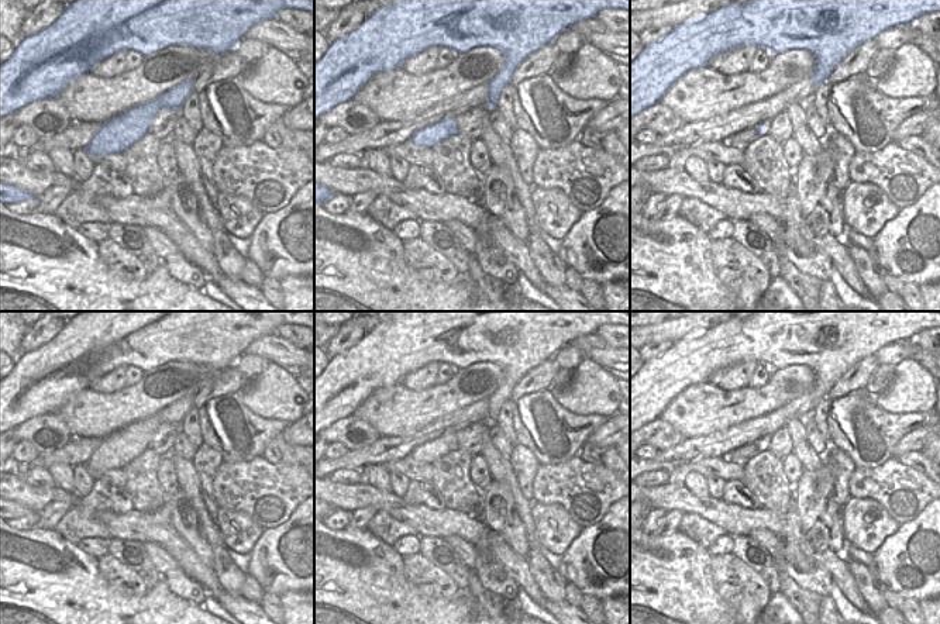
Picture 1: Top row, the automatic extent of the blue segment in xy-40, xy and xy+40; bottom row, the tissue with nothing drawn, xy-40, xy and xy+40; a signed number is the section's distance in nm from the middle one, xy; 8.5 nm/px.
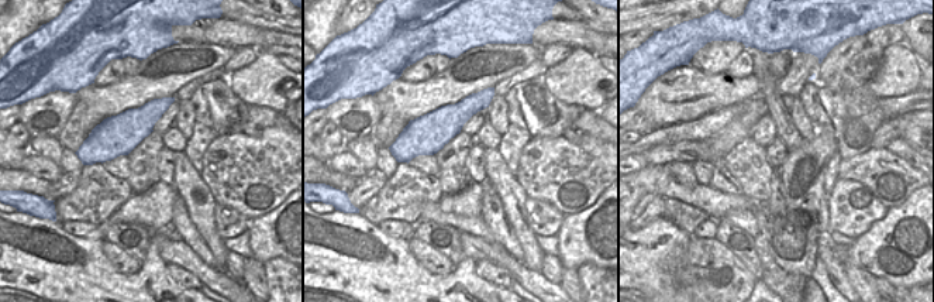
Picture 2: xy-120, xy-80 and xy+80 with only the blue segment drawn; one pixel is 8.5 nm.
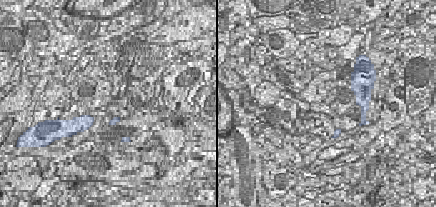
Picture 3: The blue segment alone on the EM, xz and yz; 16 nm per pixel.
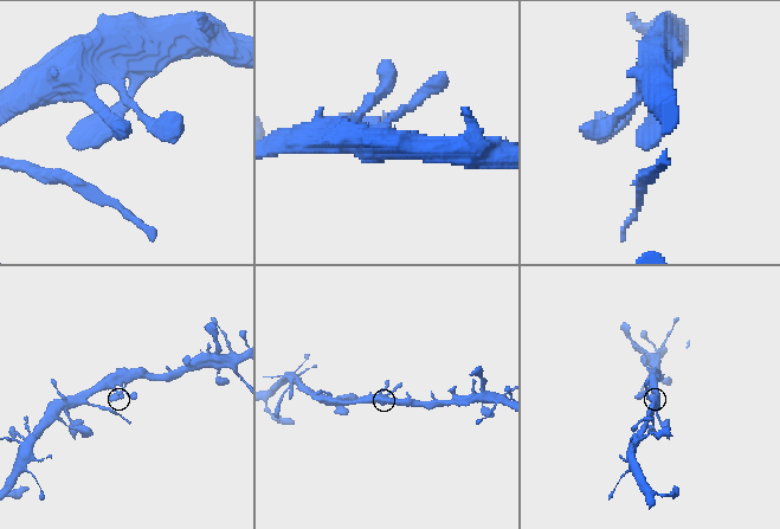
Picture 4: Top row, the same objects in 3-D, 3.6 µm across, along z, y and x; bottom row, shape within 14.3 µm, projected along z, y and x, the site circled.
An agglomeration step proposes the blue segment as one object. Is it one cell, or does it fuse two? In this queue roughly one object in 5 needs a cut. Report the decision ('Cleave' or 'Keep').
Keep.

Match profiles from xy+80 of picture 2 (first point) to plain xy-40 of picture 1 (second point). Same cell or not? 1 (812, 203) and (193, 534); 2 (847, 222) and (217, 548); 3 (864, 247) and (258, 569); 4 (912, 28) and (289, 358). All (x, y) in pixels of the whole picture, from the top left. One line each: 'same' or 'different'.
1: same
2: different
3: same
4: different

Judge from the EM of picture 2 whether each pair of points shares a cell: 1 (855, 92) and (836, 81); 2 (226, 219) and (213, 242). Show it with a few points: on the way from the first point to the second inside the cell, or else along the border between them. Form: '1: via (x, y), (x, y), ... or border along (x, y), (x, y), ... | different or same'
1: via (851, 89), (844, 82), (840, 82) | same
2: border along (216, 203), (216, 232), (223, 240) | different

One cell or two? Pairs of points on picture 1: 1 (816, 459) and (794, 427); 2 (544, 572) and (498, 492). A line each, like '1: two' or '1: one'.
1: one
2: two

